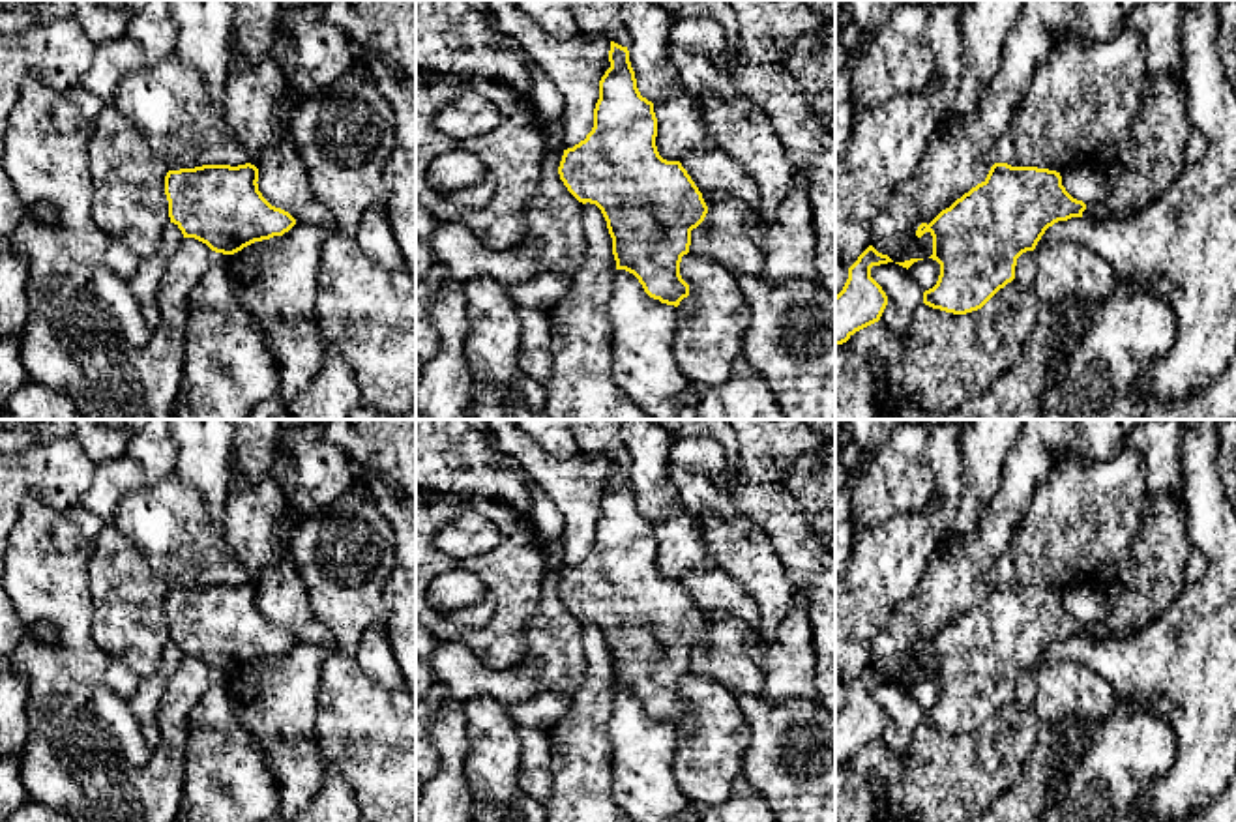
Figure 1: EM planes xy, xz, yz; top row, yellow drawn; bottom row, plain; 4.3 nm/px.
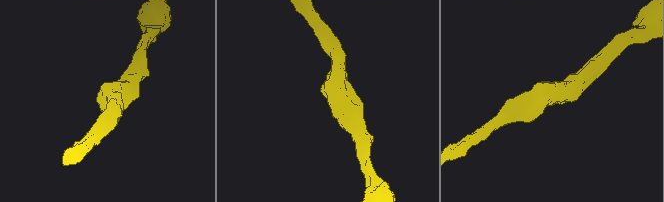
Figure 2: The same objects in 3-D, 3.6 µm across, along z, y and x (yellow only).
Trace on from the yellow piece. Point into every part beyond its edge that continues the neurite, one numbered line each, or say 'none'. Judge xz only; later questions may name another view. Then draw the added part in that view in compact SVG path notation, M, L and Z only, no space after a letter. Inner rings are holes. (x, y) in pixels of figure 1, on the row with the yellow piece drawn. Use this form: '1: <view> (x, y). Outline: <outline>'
none

